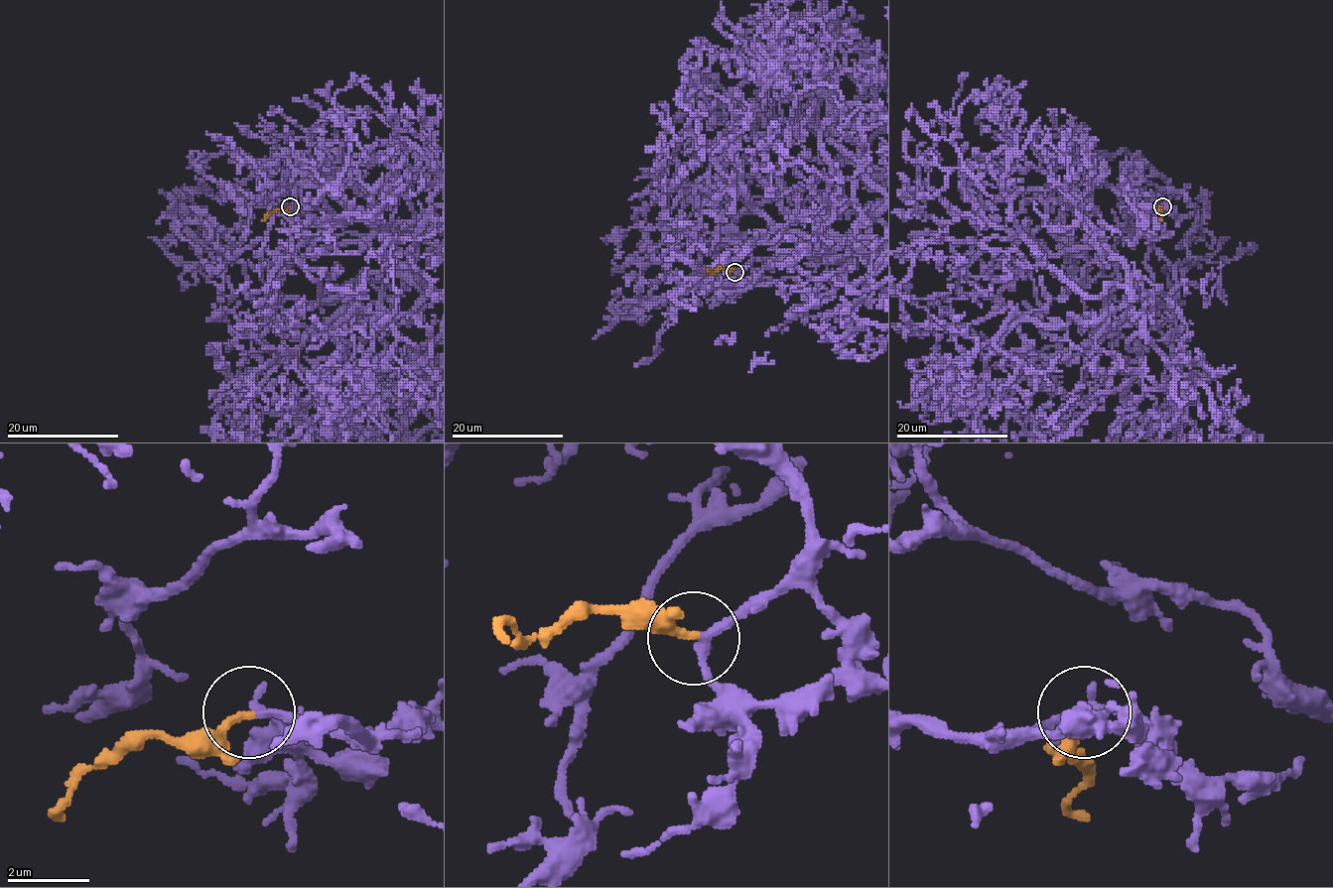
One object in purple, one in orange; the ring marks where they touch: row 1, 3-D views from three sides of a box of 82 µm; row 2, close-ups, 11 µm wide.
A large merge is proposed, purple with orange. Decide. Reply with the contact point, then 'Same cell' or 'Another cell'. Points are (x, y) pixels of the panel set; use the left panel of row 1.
Place: (290, 206). Same cell

